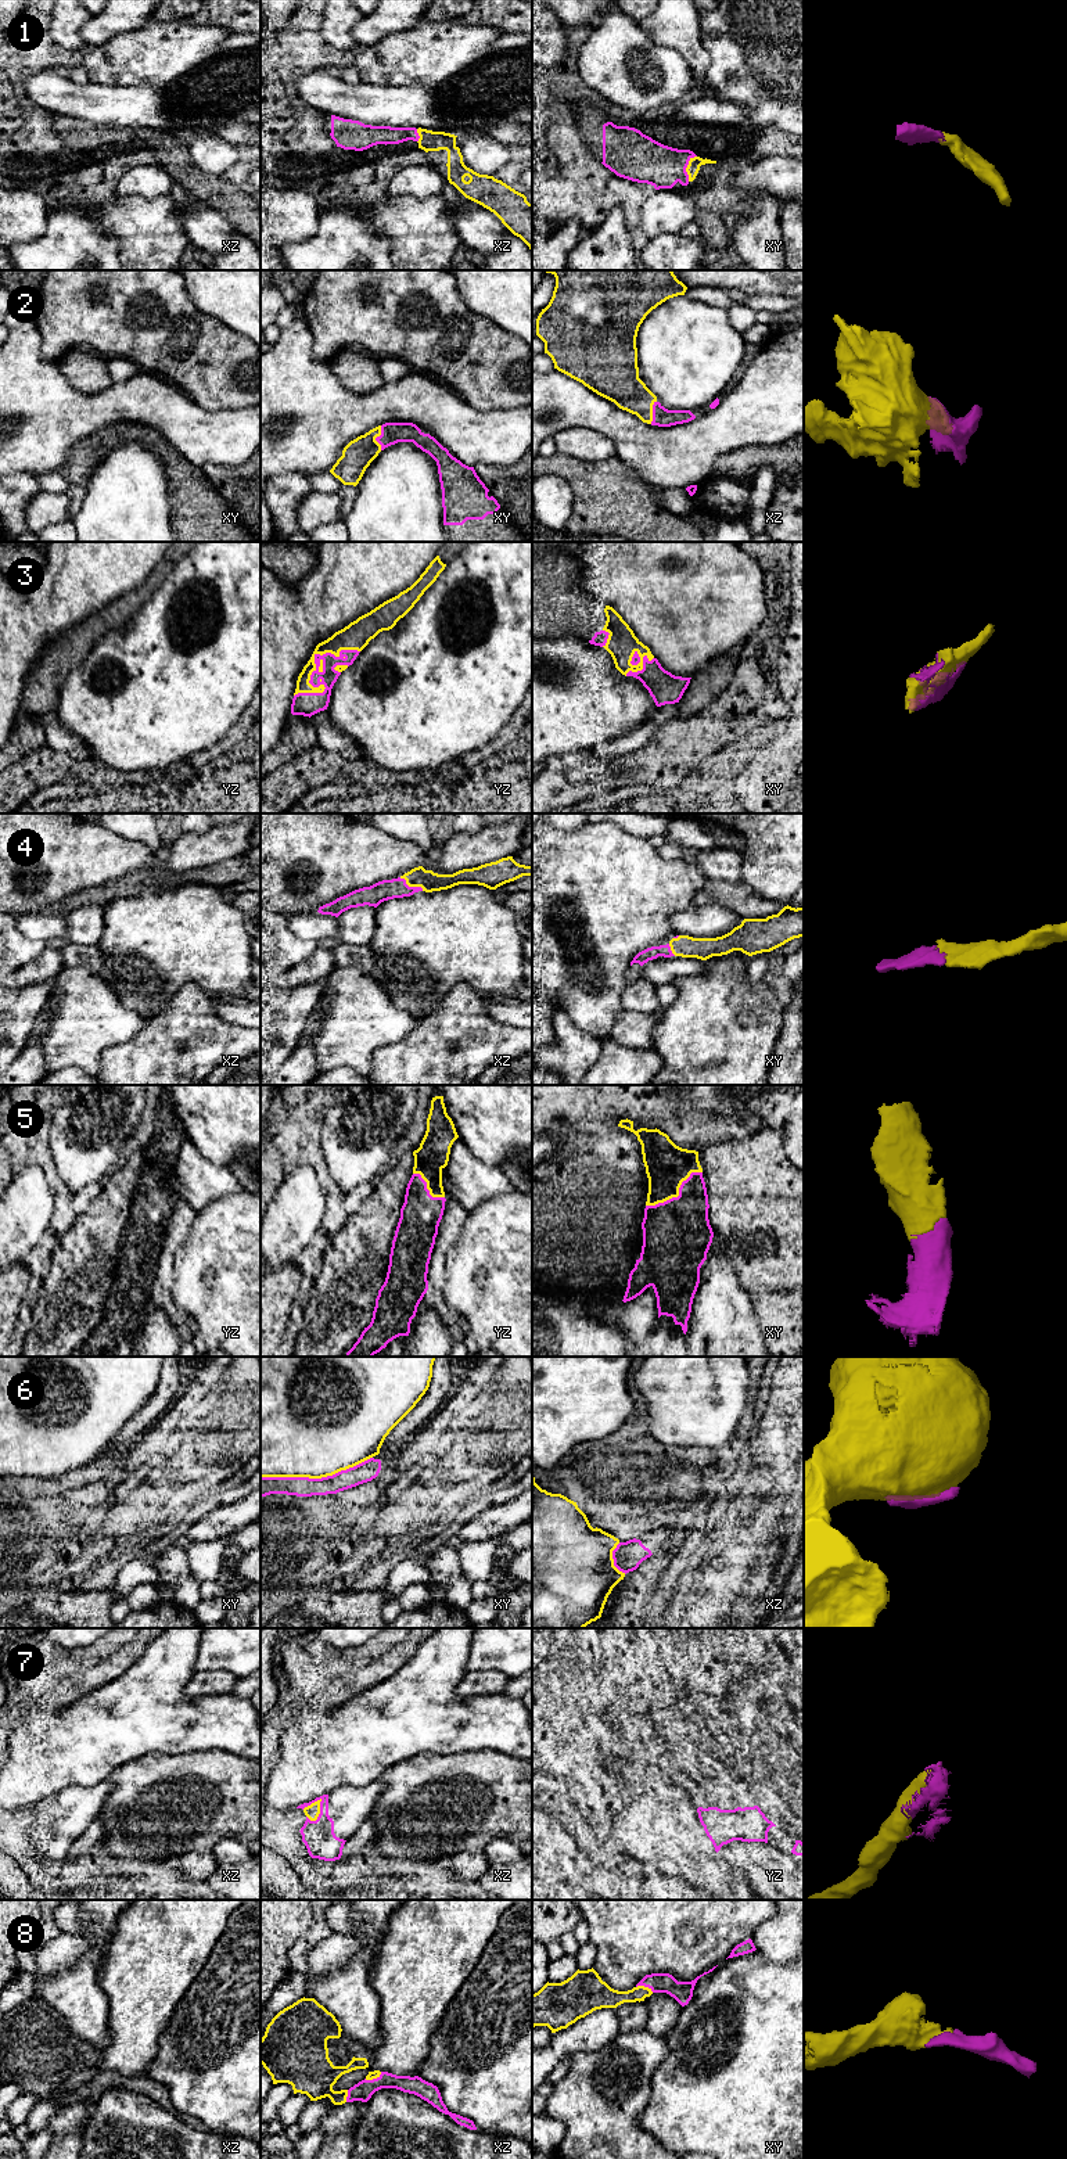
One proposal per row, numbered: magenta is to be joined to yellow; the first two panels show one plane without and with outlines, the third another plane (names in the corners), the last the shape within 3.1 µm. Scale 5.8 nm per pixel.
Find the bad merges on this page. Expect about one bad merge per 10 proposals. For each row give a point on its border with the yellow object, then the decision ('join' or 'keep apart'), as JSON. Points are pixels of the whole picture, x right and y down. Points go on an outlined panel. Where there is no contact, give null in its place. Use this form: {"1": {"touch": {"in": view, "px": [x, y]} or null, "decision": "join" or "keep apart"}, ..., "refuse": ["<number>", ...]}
{"1": {"touch": {"in": "xy", "px": [686, 168]}, "decision": "join"}, "2": {"touch": {"in": "xy", "px": [376, 437]}, "decision": "join"}, "3": {"touch": {"in": "yz", "px": [315, 670]}, "decision": "join"}, "4": {"touch": {"in": "xz", "px": [410, 886]}, "decision": "join"}, "5": {"touch": {"in": "xy", "px": [678, 1195]}, "decision": "join"}, "6": {"touch": {"in": "xy", "px": [316, 1477]}, "decision": "keep apart"}, "7": {"touch": {"in": "xz", "px": [319, 1811]}, "decision": "join"}, "8": {"touch": {"in": "xy", "px": [643, 1986]}, "decision": "join"}, "refuse": ["6"]}

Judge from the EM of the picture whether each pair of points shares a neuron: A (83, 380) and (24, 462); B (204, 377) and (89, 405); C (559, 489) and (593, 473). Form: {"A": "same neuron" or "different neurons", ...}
{"A": "different neurons", "B": "different neurons", "C": "different neurons"}

